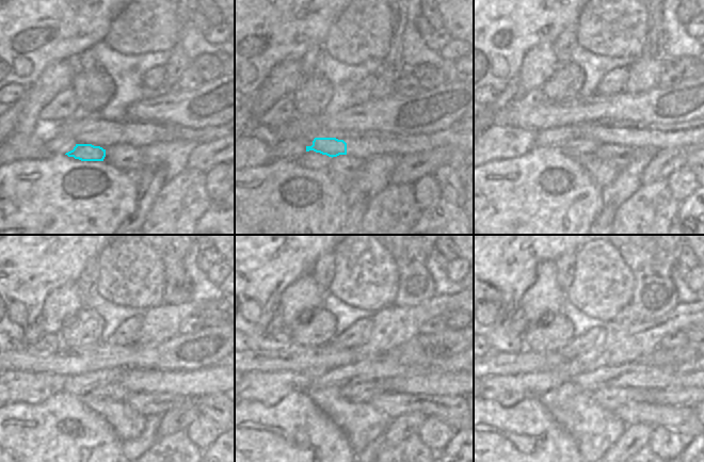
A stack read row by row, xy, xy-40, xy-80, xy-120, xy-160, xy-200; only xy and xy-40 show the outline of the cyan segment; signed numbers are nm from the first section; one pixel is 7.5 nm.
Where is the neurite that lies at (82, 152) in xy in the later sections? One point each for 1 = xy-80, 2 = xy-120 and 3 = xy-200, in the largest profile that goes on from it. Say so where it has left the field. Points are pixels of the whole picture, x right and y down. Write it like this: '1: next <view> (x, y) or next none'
1: next xy-80 (573, 147)
2: next xy-120 (116, 393)
3: next xy-200 (612, 398)

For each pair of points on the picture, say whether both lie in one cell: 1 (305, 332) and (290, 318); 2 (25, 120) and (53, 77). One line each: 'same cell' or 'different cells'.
1: different cells
2: same cell

